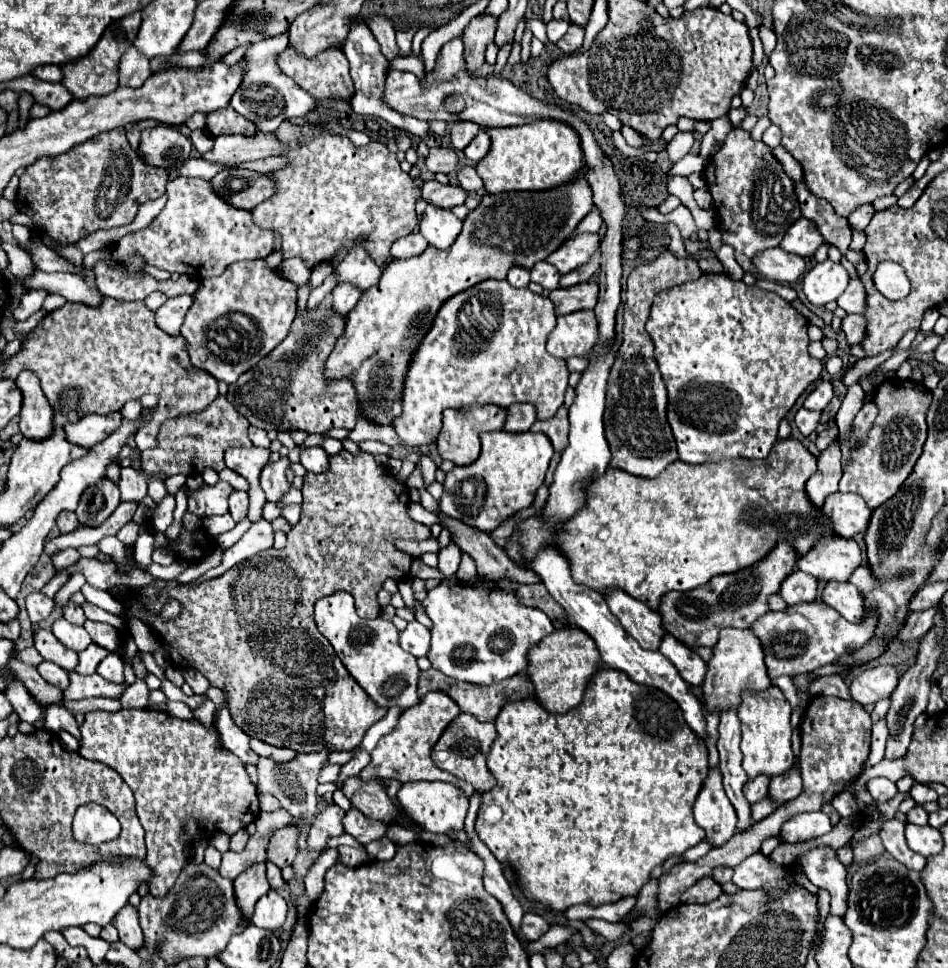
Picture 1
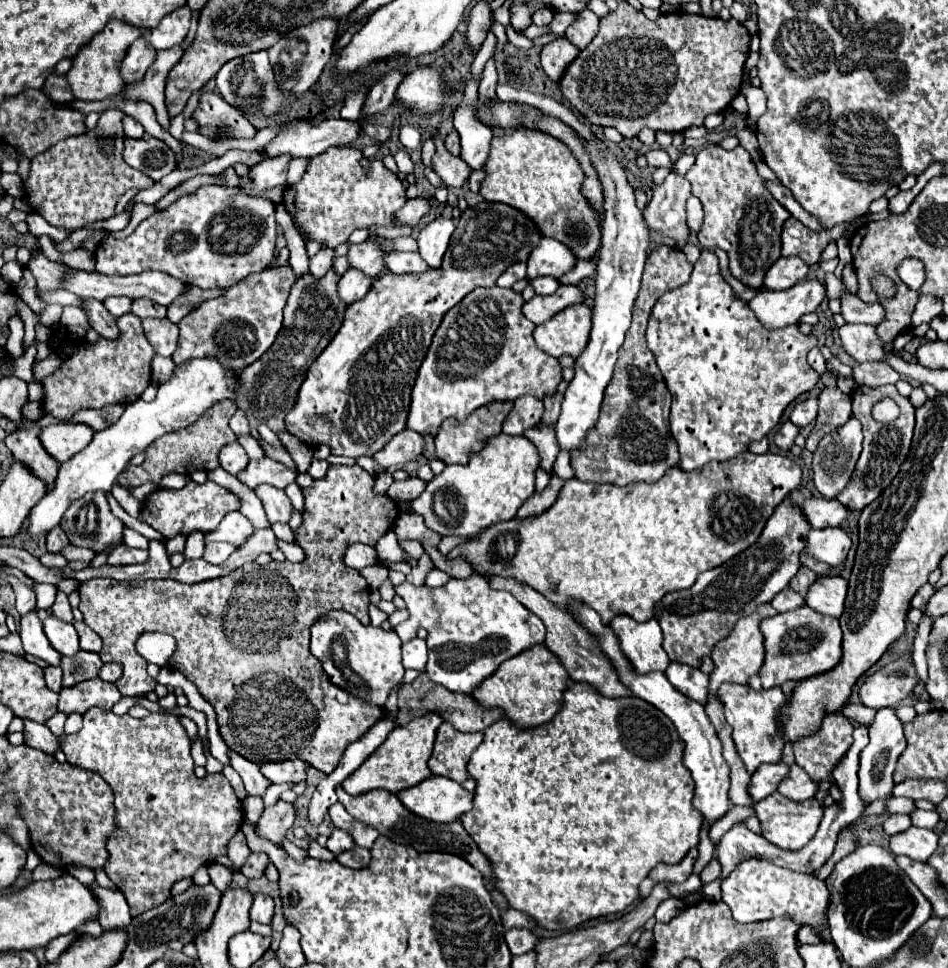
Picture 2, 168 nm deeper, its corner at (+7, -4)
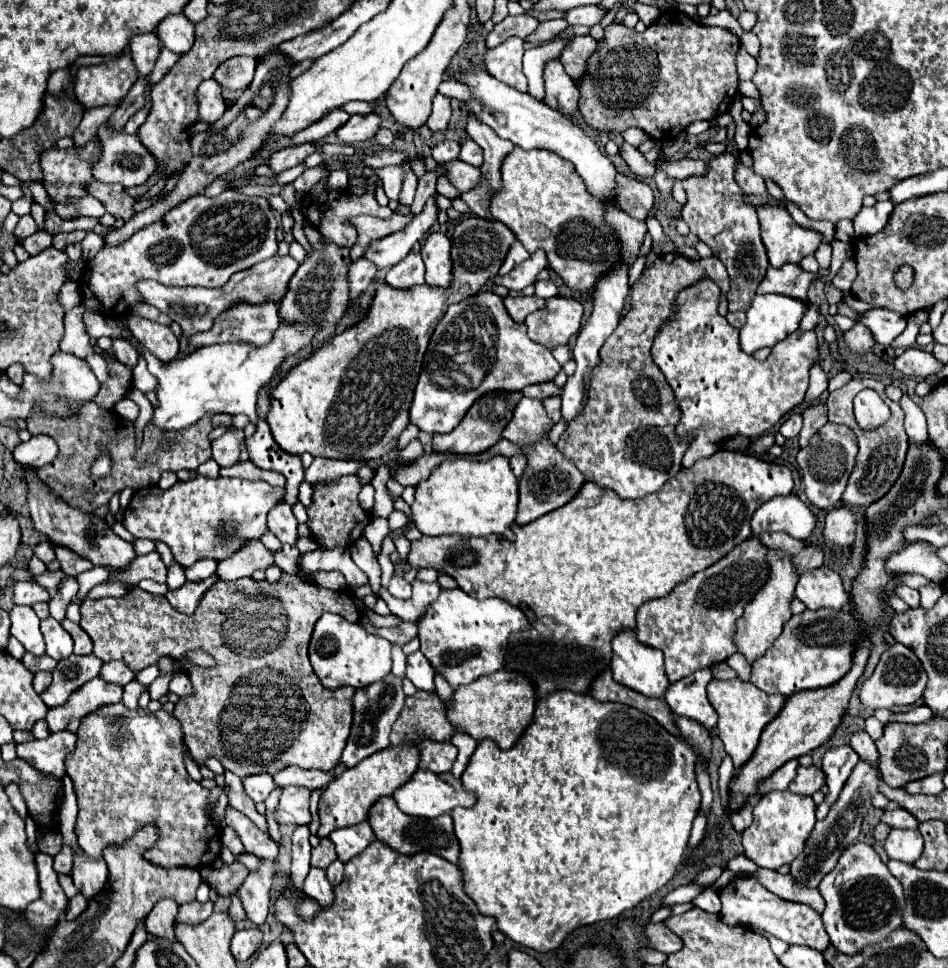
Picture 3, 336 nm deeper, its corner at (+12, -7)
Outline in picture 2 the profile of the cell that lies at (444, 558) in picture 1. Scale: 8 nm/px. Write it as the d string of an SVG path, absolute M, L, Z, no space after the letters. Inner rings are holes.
M431 570L429 574L427 574L427 578L425 578L425 584L427 586L443 586L443 584L447 584L449 582L449 576L445 574L445 572L441 572L441 570Z

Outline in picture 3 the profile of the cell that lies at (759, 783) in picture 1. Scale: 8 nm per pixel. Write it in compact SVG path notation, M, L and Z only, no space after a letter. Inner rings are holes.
M792 759L788 761L784 767L776 769L770 777L762 779L758 783L758 795L766 795L770 791L776 791L776 789L786 789L788 783L794 779L796 775L796 767L798 767L798 759Z

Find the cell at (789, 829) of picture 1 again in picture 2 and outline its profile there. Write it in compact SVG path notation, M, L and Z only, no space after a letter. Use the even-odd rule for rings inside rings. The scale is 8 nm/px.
M773 792L769 798L763 798L761 802L755 804L755 816L761 822L761 836L783 850L801 850L817 832L821 814L823 814L823 808L821 808L819 798L793 802L781 794Z

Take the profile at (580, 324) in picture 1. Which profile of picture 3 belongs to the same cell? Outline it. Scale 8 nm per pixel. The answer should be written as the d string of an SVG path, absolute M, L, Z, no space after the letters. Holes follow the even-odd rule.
M554 297L546 301L546 307L526 317L528 337L548 349L568 345L570 337L580 331L582 305L574 299Z

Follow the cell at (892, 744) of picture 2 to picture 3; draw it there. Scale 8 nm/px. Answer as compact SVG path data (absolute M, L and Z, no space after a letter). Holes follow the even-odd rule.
M860 759L858 765L852 769L852 775L848 777L848 785L844 785L836 805L832 805L832 813L828 813L828 817L824 821L816 821L816 825L812 829L812 837L808 839L808 845L806 845L804 853L800 857L796 857L796 861L790 863L790 873L798 881L804 881L808 887L818 887L822 877L836 865L836 861L840 859L844 849L852 841L856 841L856 837L860 833L862 819L870 811L872 797L876 793L880 793L878 769L876 769L874 763L870 763L866 759Z

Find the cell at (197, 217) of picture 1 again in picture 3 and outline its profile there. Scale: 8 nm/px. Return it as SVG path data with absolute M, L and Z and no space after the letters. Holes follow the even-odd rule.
M230 189L218 197L190 197L172 207L160 221L150 223L116 247L104 245L94 259L86 261L80 281L82 303L64 315L66 331L60 339L60 349L78 359L92 361L90 337L84 331L82 313L92 309L108 317L126 315L134 303L142 301L134 287L140 279L154 279L166 287L194 285L218 289L234 273L250 269L276 255L276 251L276 217L264 197L248 197Z

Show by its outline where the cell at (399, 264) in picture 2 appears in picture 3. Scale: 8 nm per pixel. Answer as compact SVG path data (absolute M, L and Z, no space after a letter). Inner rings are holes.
M410 251L398 265L390 267L386 273L386 283L396 289L408 289L412 285L424 283L424 261L420 253Z

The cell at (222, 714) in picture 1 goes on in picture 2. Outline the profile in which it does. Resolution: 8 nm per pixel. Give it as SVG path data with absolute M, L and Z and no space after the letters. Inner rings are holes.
M229 752L229 756L231 756L231 766L233 766L233 768L237 770L237 774L241 776L247 794L249 794L249 796L263 796L265 790L271 786L271 782L261 774L259 766L257 766L255 762L245 760L245 758L239 756L239 754Z

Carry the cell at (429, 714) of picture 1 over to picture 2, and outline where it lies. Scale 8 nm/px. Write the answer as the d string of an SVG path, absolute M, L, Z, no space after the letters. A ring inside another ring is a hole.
M425 714L425 716L409 722L405 728L395 728L389 734L389 738L365 760L365 766L361 766L361 770L357 770L357 774L351 774L343 782L343 790L351 796L365 794L373 788L385 788L385 790L397 794L397 792L411 788L411 786L417 786L419 782L429 778L431 770L427 766L427 760L429 760L431 750L433 750L435 730L439 728L441 722L443 720L437 714Z

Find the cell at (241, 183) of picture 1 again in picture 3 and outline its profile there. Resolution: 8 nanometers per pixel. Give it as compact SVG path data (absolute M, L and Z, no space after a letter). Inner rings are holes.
M304 143L304 145L296 145L296 147L288 147L288 149L282 149L280 153L274 153L268 161L268 167L274 171L274 173L282 173L298 163L302 163L310 153L316 151L316 145L314 143Z

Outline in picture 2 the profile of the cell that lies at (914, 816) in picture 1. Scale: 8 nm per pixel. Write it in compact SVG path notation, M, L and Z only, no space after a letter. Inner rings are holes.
M893 814L889 816L885 822L883 822L883 830L885 834L893 836L893 834L899 834L903 830L907 830L911 826L911 818L905 816L905 814Z

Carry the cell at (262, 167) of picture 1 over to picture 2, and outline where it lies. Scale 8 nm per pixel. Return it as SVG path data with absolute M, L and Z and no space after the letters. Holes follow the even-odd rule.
M293 158L293 160L289 162L287 186L295 186L295 184L303 178L303 174L305 174L305 170L307 170L307 164L309 164L309 158Z

